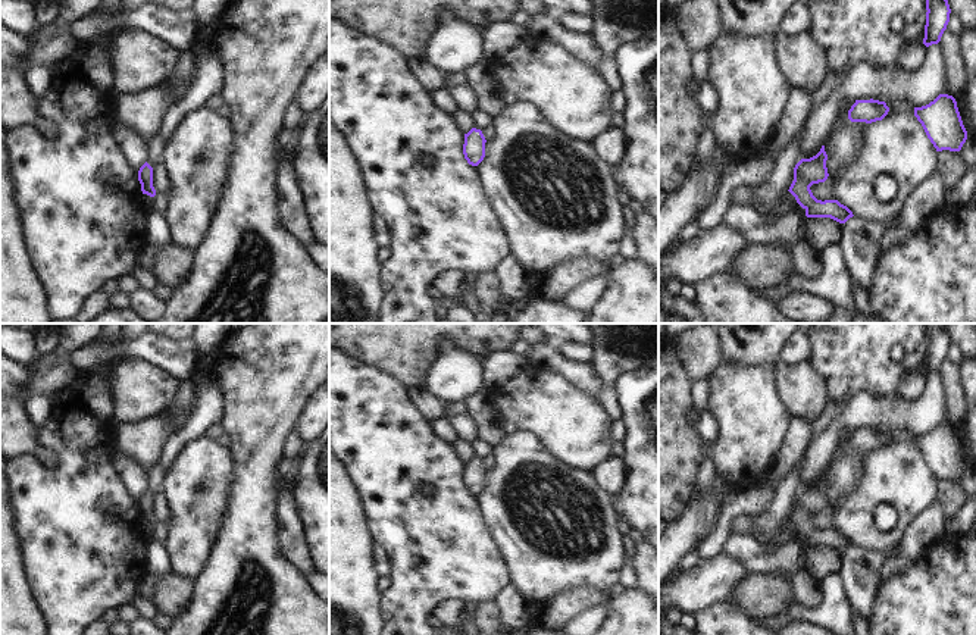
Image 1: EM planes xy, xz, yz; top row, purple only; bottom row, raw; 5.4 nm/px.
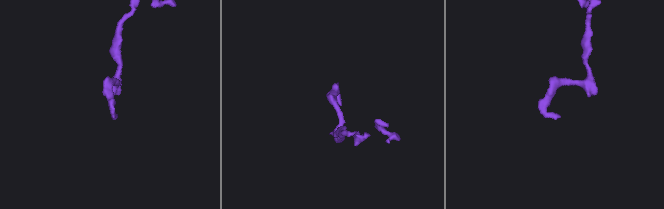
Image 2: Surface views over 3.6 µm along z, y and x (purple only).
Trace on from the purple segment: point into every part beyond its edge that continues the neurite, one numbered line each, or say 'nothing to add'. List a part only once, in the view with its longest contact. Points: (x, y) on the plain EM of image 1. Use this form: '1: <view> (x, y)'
nothing to add

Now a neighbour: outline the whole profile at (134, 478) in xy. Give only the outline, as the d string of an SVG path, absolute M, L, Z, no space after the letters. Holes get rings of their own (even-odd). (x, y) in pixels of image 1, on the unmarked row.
M113 451L112 463L138 507L138 500L146 492L147 472L118 451Z

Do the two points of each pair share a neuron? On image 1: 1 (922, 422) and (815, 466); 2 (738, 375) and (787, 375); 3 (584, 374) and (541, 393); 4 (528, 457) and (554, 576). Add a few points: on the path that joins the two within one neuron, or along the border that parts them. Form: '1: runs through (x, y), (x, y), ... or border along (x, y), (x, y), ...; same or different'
1: runs through (891, 416), (856, 416), (845, 419), (831, 435); same
2: border along (775, 363), (776, 390), (787, 407); different
3: border along (538, 363), (559, 372), (596, 399); different
4: runs through (501, 482), (499, 499), (507, 521), (528, 546); same

